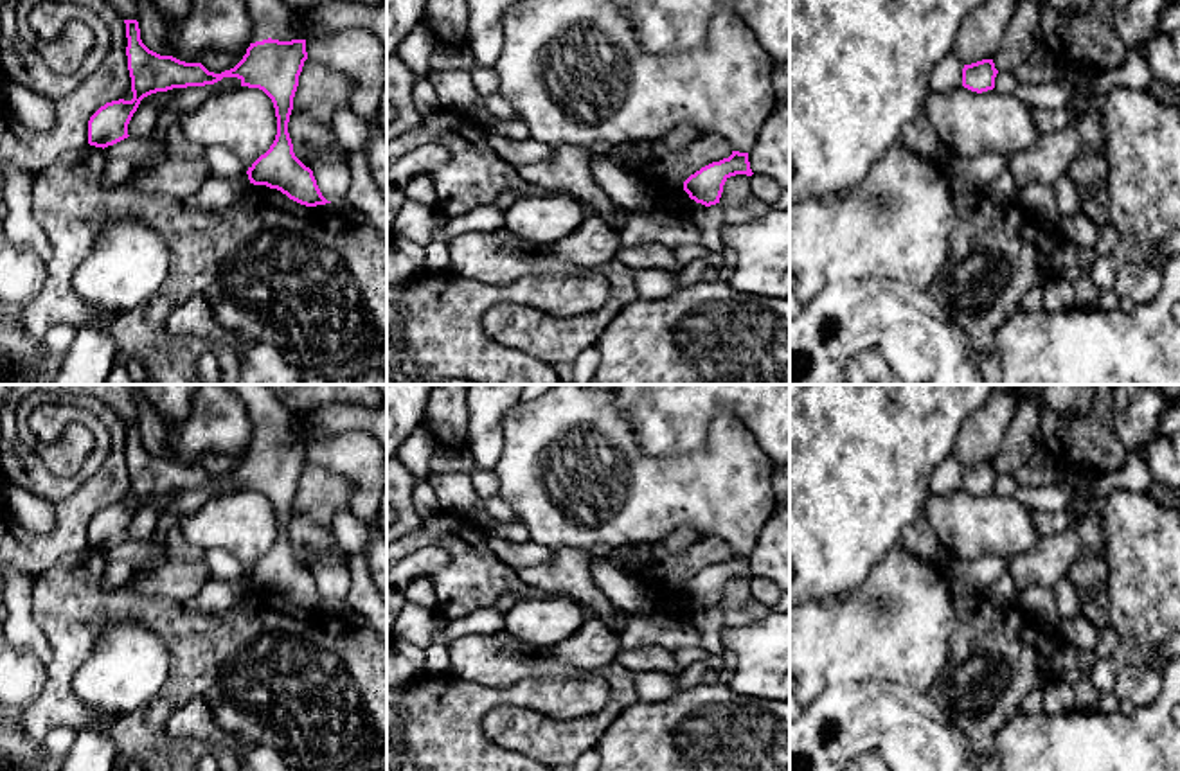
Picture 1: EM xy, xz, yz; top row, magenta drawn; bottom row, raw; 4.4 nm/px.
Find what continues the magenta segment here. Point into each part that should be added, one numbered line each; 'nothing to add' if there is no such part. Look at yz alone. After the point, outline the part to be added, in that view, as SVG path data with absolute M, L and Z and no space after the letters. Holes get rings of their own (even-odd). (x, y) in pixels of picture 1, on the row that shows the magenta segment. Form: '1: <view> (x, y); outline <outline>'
nothing to add

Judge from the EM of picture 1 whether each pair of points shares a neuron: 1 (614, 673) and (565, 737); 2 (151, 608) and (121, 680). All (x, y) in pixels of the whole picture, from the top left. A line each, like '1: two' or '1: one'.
1: one
2: two

